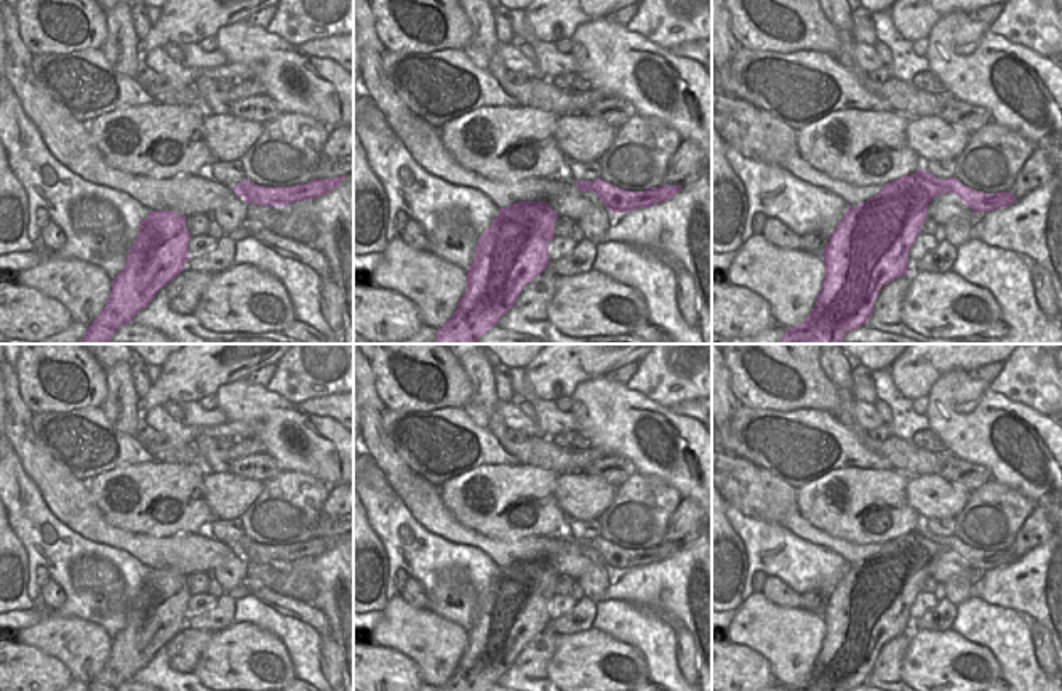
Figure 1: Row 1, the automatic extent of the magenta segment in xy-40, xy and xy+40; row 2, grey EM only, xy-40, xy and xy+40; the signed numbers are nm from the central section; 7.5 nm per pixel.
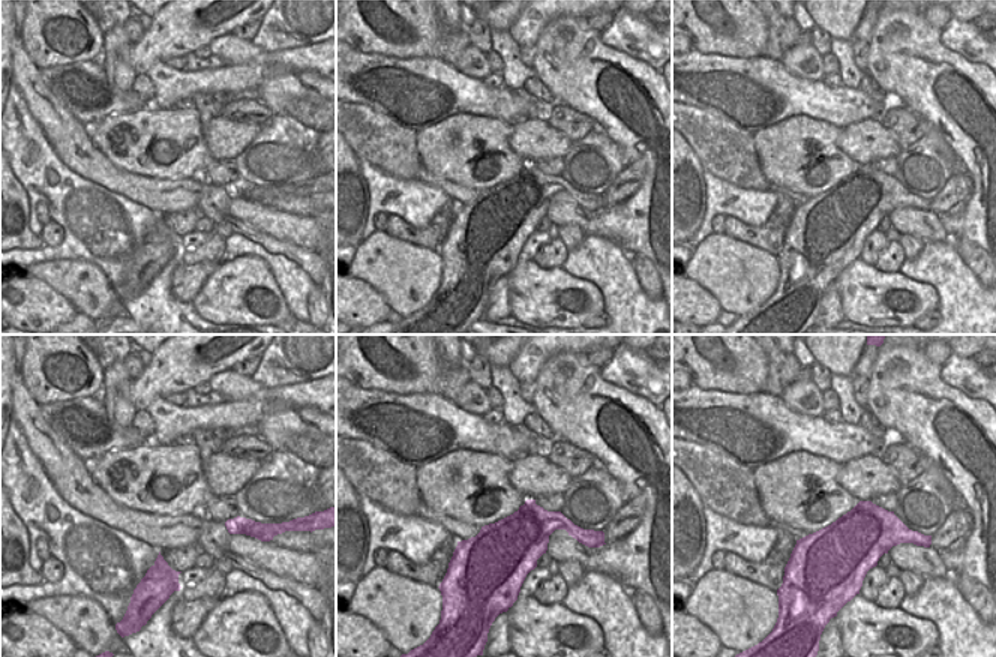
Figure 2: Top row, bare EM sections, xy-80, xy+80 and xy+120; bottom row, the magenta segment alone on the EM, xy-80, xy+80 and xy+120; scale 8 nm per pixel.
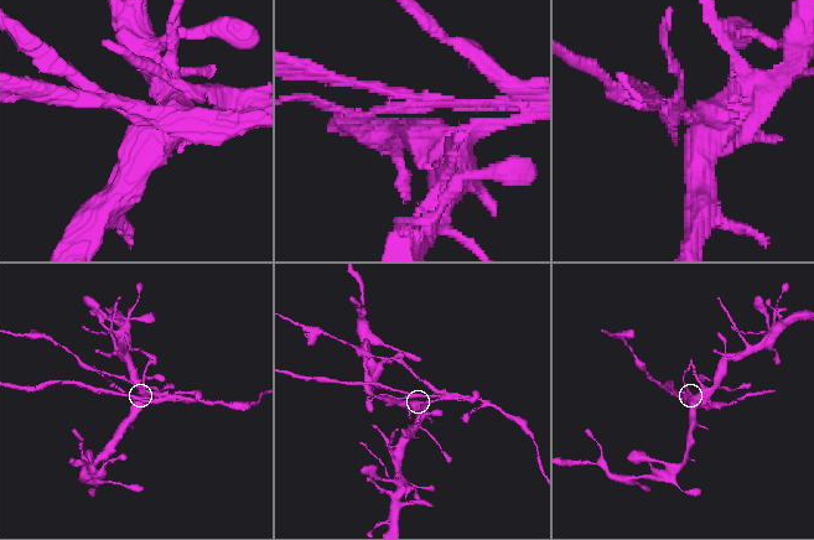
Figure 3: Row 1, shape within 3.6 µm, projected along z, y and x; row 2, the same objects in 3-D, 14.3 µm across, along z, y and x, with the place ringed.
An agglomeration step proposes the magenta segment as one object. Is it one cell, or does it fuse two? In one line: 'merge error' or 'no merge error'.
merge error

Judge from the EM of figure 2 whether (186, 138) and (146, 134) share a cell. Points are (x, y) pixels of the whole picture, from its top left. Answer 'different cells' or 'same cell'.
same cell

